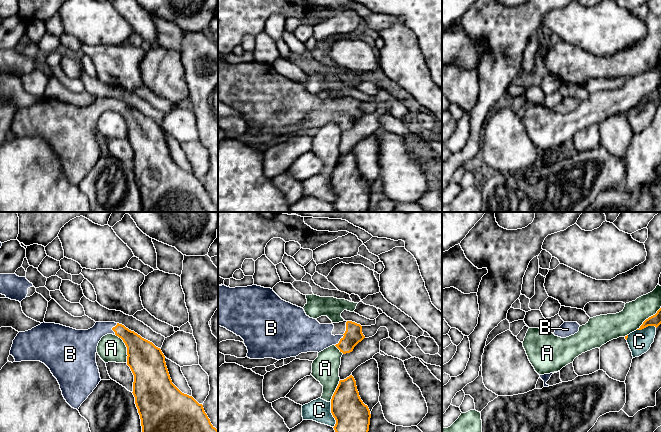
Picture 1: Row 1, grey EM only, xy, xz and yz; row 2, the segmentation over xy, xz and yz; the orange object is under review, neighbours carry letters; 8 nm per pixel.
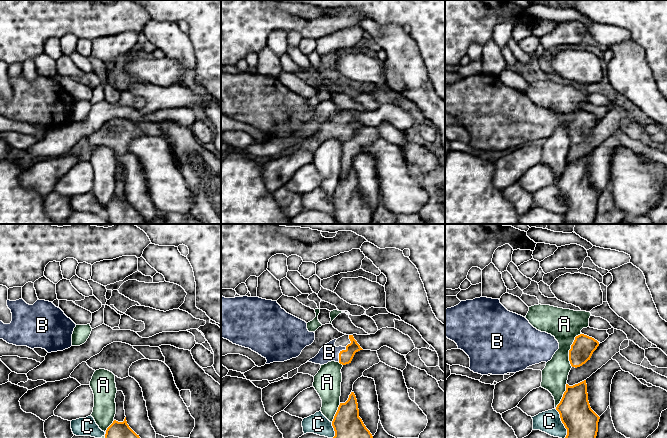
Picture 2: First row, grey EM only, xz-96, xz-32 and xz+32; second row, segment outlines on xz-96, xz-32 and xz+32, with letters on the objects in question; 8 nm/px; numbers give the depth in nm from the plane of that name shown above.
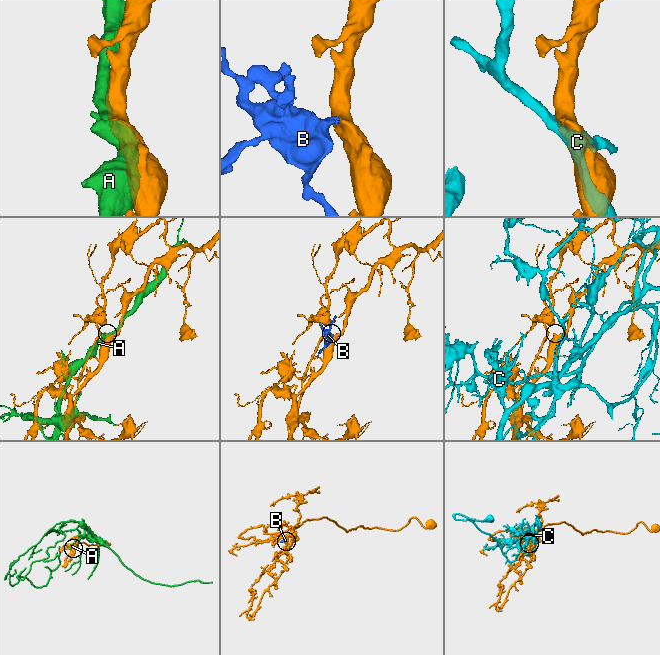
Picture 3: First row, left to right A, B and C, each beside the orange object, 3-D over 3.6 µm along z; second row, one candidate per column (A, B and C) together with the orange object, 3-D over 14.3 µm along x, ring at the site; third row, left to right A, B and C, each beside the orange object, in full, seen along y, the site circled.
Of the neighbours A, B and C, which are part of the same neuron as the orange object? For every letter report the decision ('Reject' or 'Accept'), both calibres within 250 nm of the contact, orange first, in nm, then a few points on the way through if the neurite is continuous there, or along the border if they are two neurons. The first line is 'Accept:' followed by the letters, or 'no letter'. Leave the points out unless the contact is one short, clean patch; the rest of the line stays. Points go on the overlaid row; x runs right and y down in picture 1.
Accept: B
A: Reject. Thickness 280 nm (orange) against 220 nm
B: Accept. Thickness 180 nm (orange) against 200 nm. Path across: xy (137, 347), (120, 330), (112, 329), (100, 329), (84, 342)
C: Reject. Thickness 280 nm (orange) against 190 nm

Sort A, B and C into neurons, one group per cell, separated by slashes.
A / B / C

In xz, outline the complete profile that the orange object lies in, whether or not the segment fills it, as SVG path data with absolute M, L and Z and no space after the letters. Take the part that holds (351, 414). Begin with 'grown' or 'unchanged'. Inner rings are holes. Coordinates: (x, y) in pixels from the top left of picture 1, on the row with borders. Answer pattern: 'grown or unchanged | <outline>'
unchanged | M352 375L339 384L331 399L331 413L336 420L335 432L368 432L370 410L363 403Z

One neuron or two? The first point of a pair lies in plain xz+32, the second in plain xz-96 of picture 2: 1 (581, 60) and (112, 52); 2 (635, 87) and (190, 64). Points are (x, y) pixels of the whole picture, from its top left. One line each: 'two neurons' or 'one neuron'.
1: two neurons
2: one neuron

